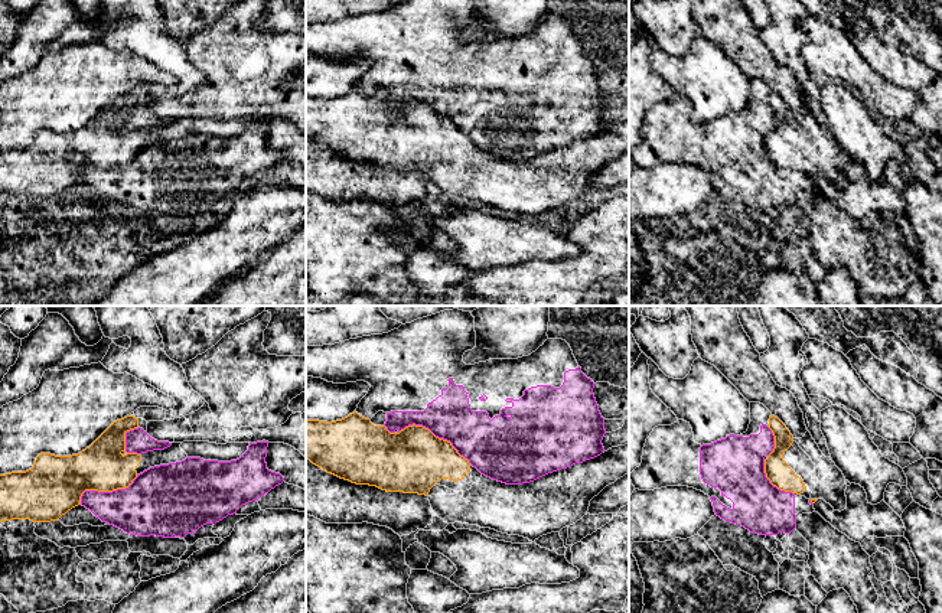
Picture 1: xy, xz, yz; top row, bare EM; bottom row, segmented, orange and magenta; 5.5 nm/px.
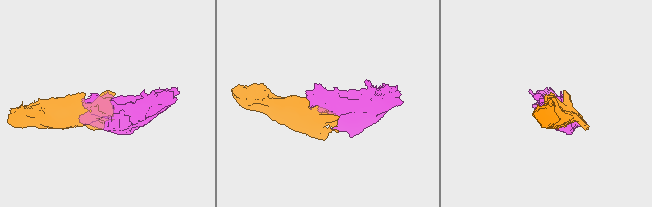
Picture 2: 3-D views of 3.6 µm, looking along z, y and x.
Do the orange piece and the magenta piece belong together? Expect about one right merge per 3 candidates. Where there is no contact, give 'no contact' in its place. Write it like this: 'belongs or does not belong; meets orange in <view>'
does not belong; meets orange in xz

